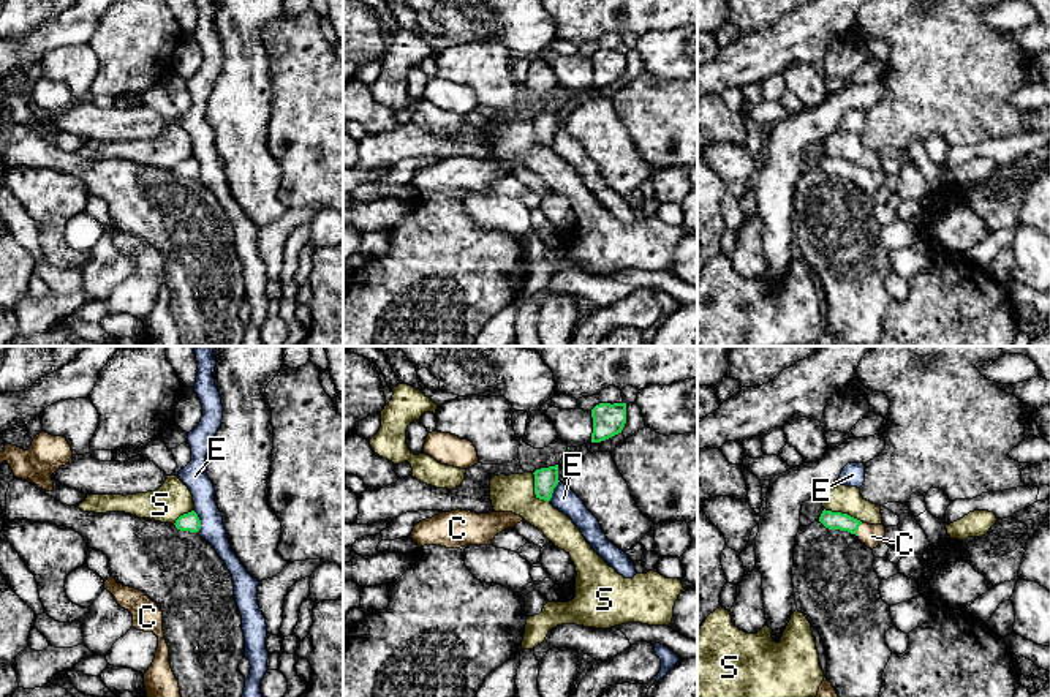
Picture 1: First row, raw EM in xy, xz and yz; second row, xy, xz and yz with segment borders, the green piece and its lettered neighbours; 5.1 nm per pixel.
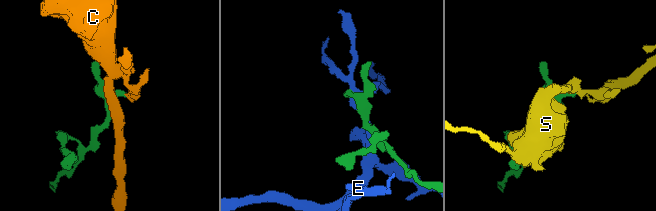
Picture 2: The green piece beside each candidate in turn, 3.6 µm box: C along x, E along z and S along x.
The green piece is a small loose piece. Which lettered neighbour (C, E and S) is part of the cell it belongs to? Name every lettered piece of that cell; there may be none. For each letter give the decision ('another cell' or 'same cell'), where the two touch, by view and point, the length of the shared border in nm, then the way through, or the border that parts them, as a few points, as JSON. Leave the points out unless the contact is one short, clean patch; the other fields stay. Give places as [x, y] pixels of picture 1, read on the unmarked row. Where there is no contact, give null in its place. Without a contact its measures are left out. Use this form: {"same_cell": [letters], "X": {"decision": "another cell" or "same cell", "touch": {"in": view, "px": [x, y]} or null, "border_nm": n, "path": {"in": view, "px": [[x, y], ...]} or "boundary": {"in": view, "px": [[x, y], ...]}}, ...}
{"same_cell": ["C"], "C": {"decision": "same cell", "touch": {"in": "yz", "px": [857, 174]}, "border_nm": 80, "path": {"in": "yz", "px": [[834, 166], [846, 168], [857, 174], [872, 182]]}}, "E": {"decision": "another cell", "touch": {"in": "xy", "px": [200, 168]}, "border_nm": 110, "boundary": {"in": "xy", "px": [[193, 157], [200, 166], [198, 177]]}}, "S": {"decision": "another cell", "touch": {"in": "xz", "px": [535, 136]}, "border_nm": 180, "boundary": {"in": "xz", "px": [[532, 119], [535, 139], [549, 147]]}}}

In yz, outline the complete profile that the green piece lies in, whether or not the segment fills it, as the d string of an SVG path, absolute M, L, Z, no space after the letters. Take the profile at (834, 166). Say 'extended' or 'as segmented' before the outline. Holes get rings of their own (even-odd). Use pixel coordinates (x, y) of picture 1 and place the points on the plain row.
extended; M822 156L819 168L829 175L840 175L855 180L862 190L871 196L884 190L886 172L868 171L848 160Z

